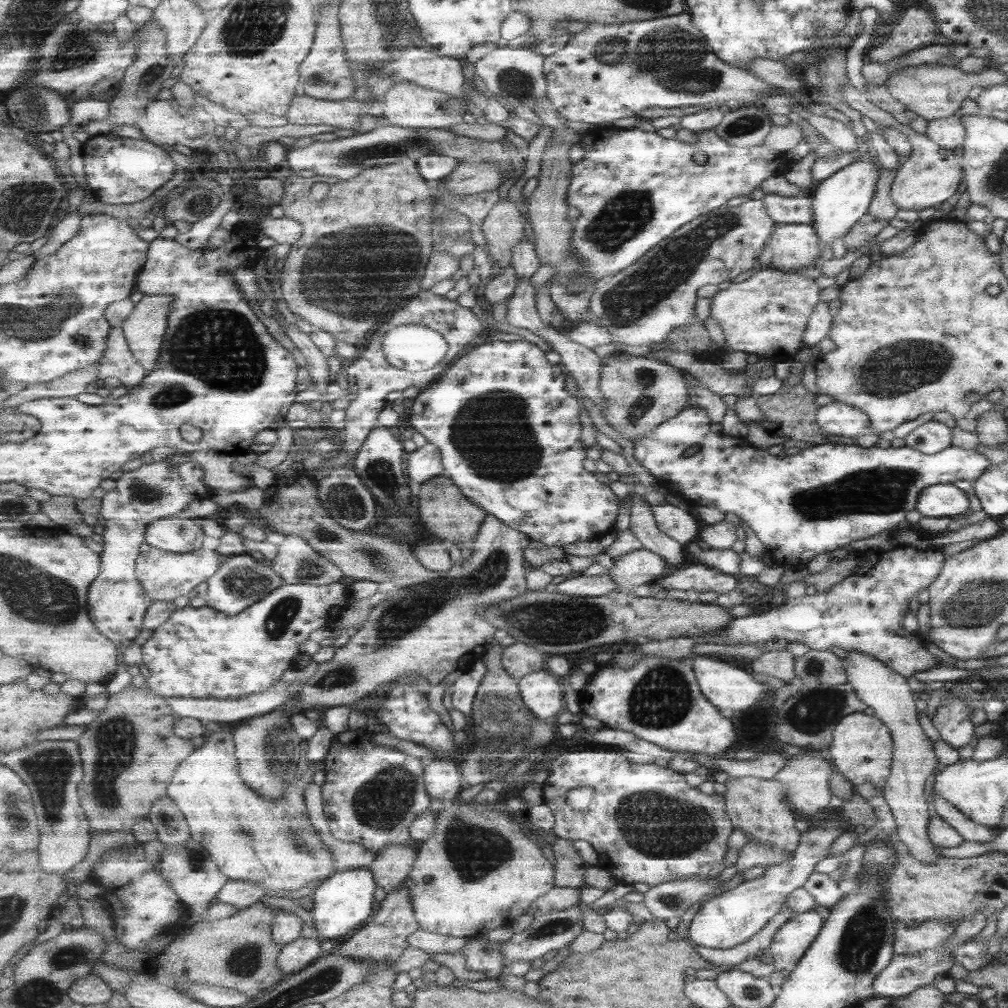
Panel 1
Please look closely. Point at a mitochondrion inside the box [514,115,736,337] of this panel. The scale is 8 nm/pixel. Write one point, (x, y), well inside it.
(622, 218)

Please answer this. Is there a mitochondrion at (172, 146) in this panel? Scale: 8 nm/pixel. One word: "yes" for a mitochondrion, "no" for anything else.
no

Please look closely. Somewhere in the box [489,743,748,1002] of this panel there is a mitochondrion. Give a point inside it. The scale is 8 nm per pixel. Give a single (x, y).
(656, 826)

